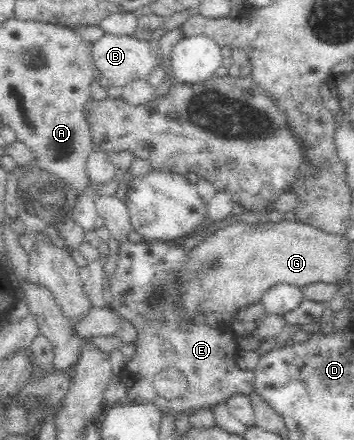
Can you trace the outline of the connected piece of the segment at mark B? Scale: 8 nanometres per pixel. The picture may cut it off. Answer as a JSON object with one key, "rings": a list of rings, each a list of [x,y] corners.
{"rings":[[[105,33],[91,42],[91,60],[111,87],[125,87],[136,79],[147,81],[155,59],[149,43],[132,35]]]}

